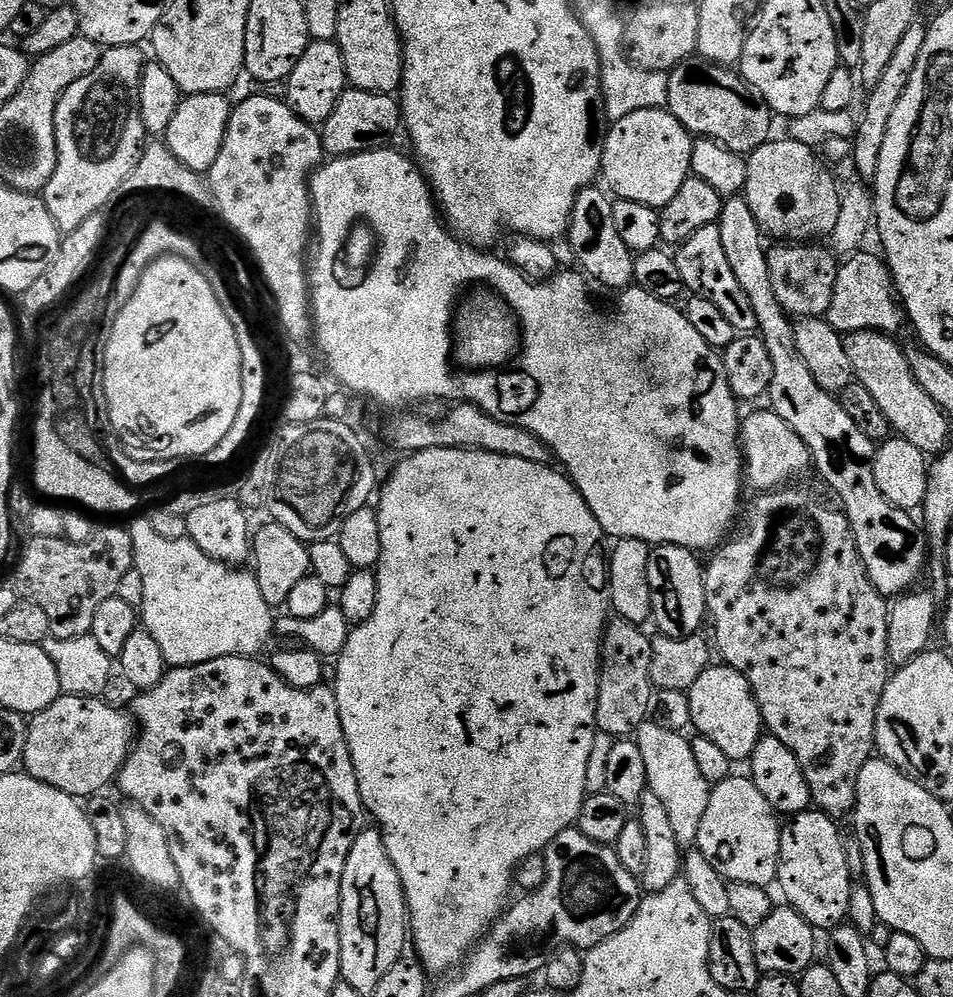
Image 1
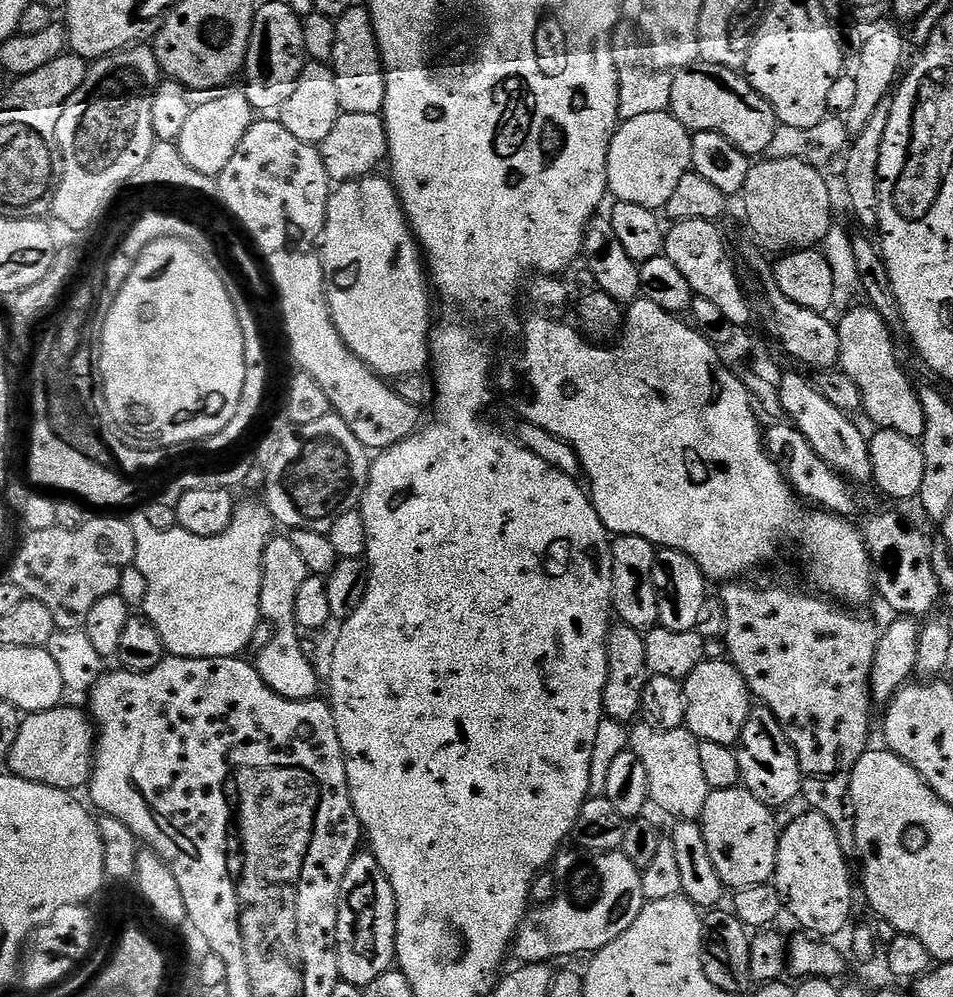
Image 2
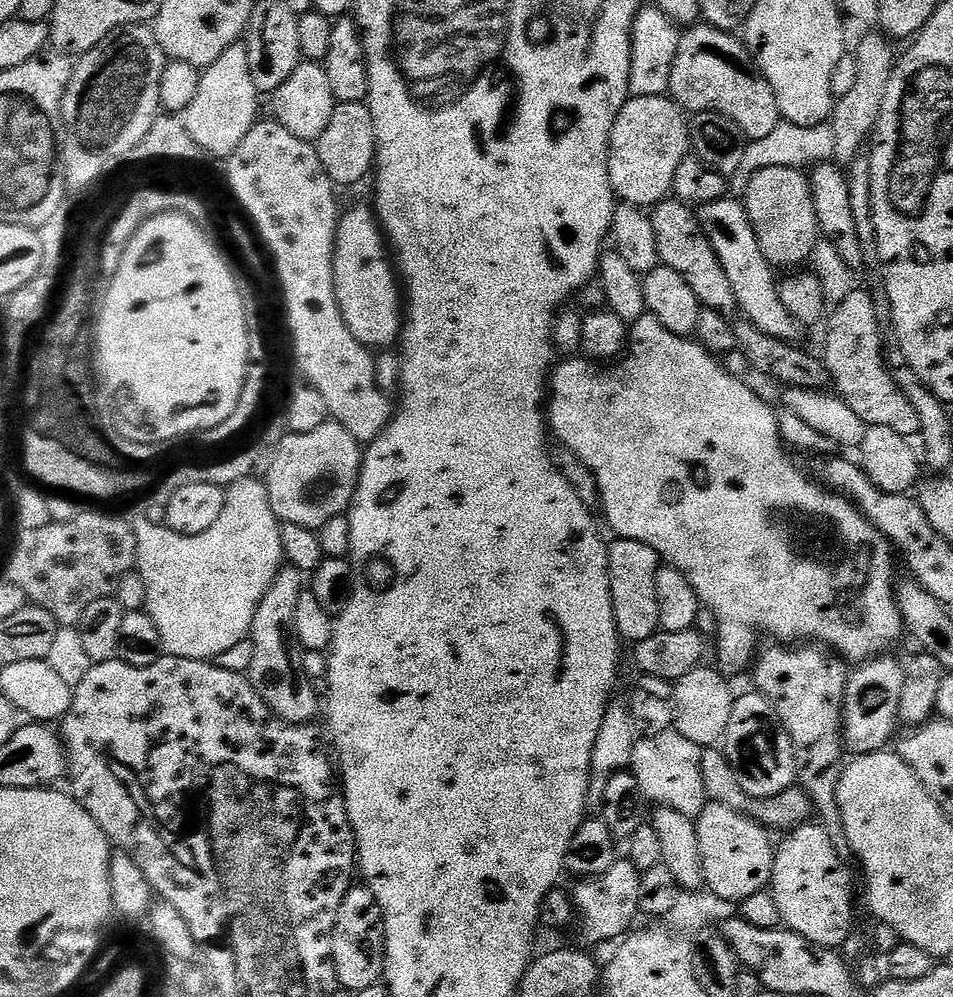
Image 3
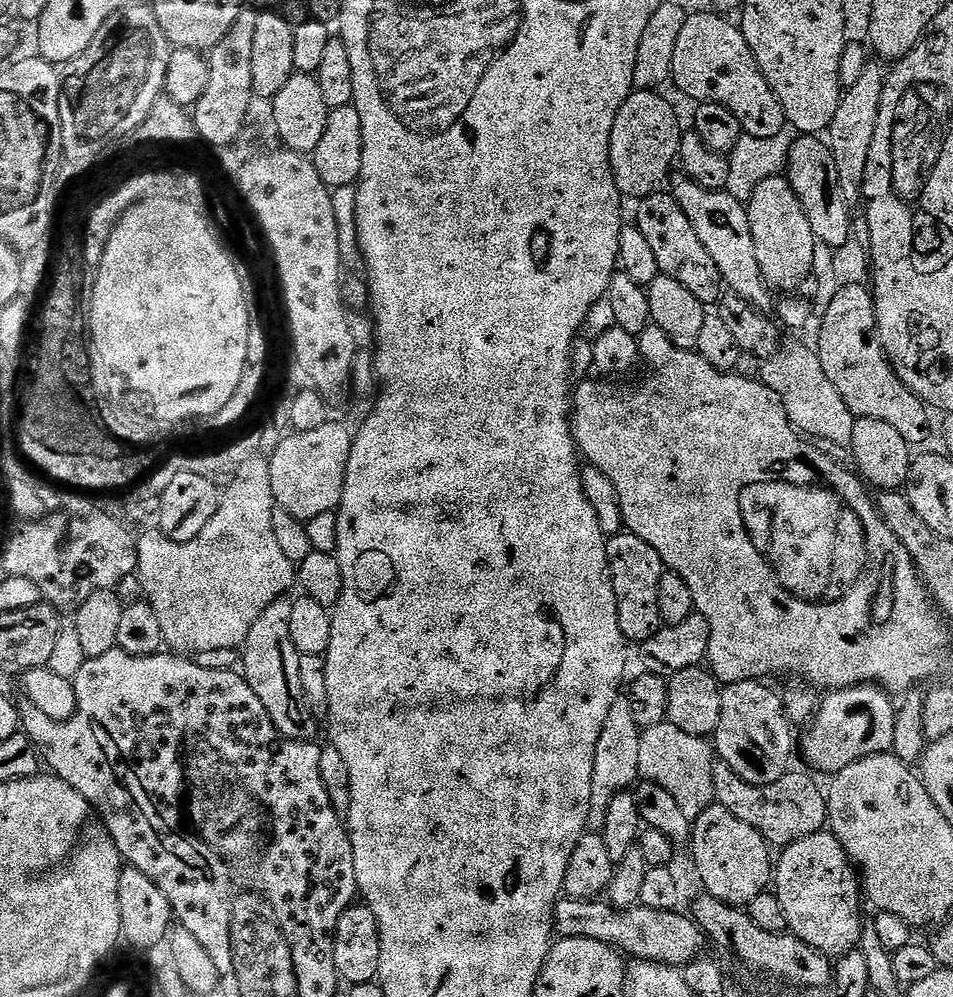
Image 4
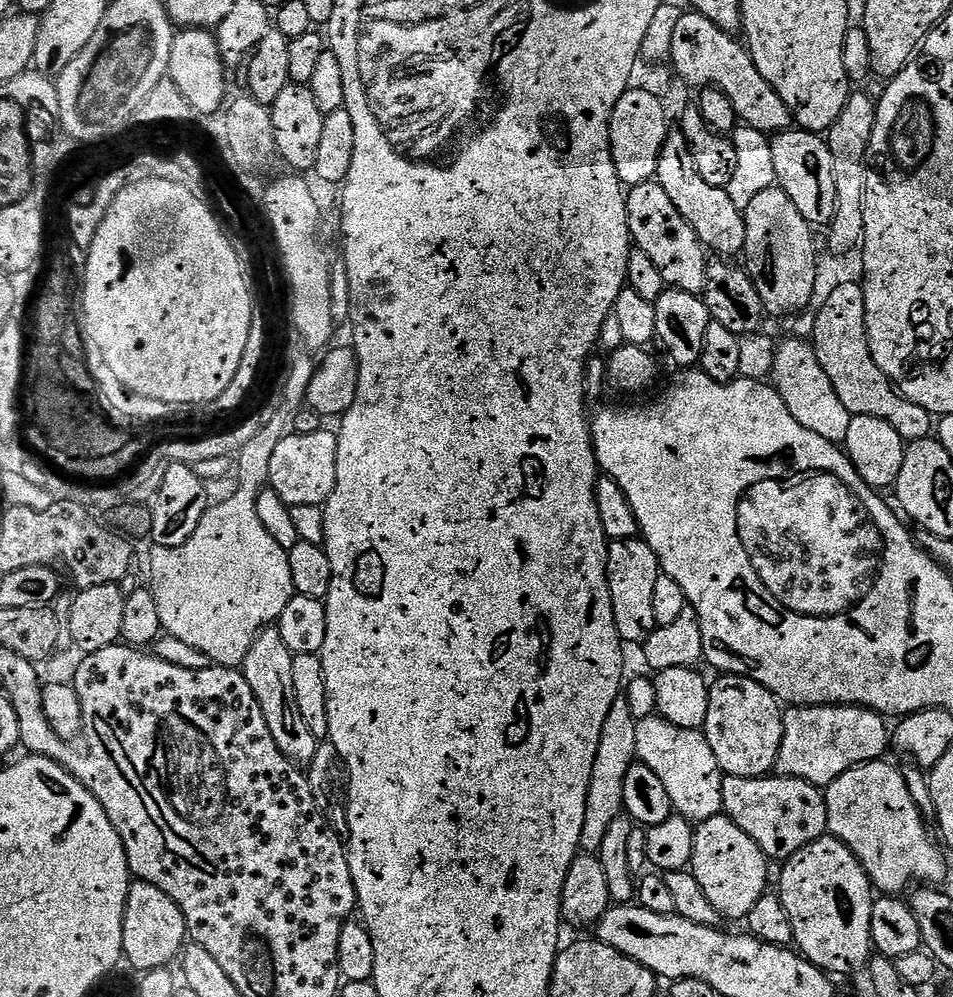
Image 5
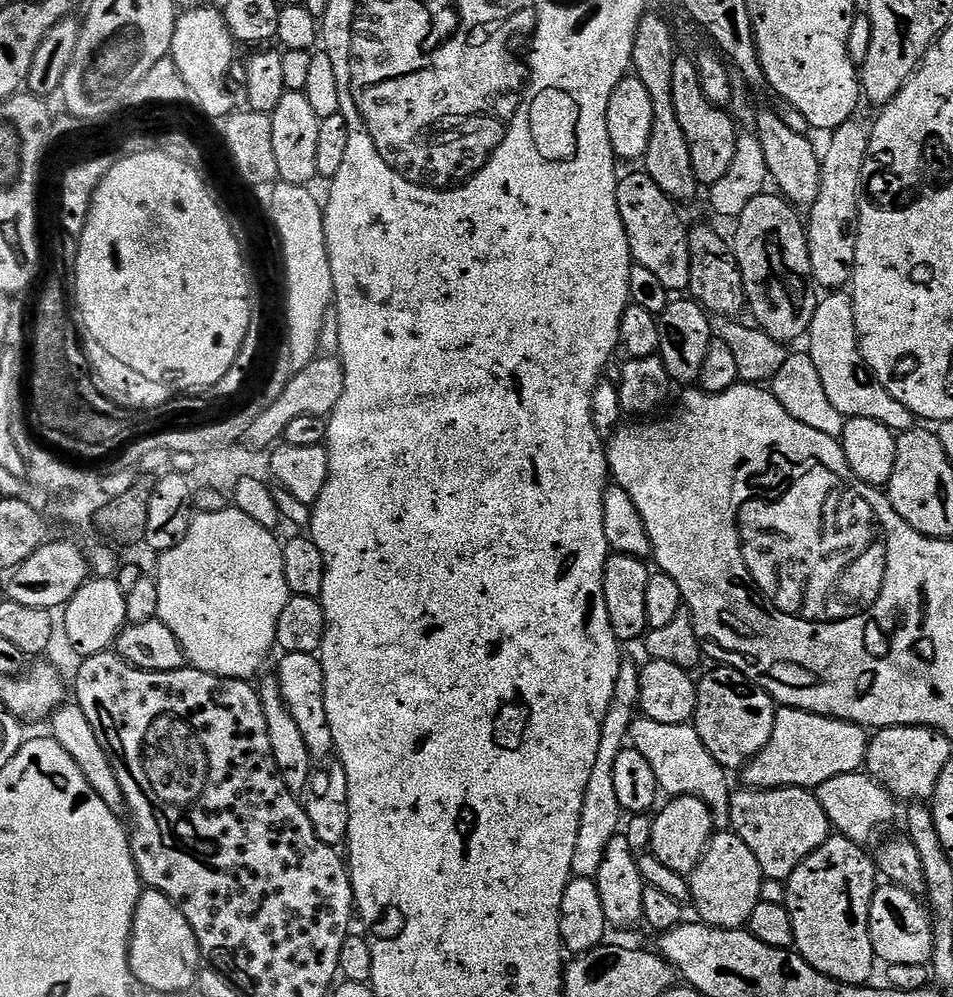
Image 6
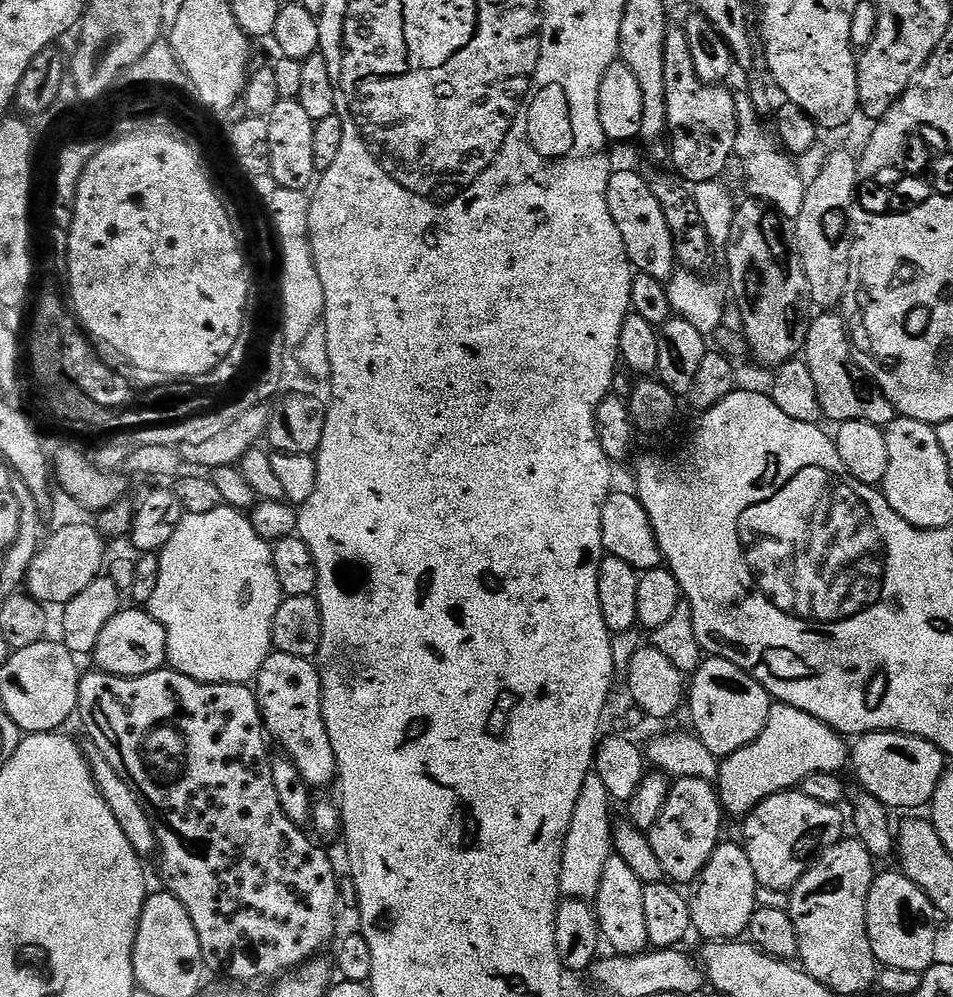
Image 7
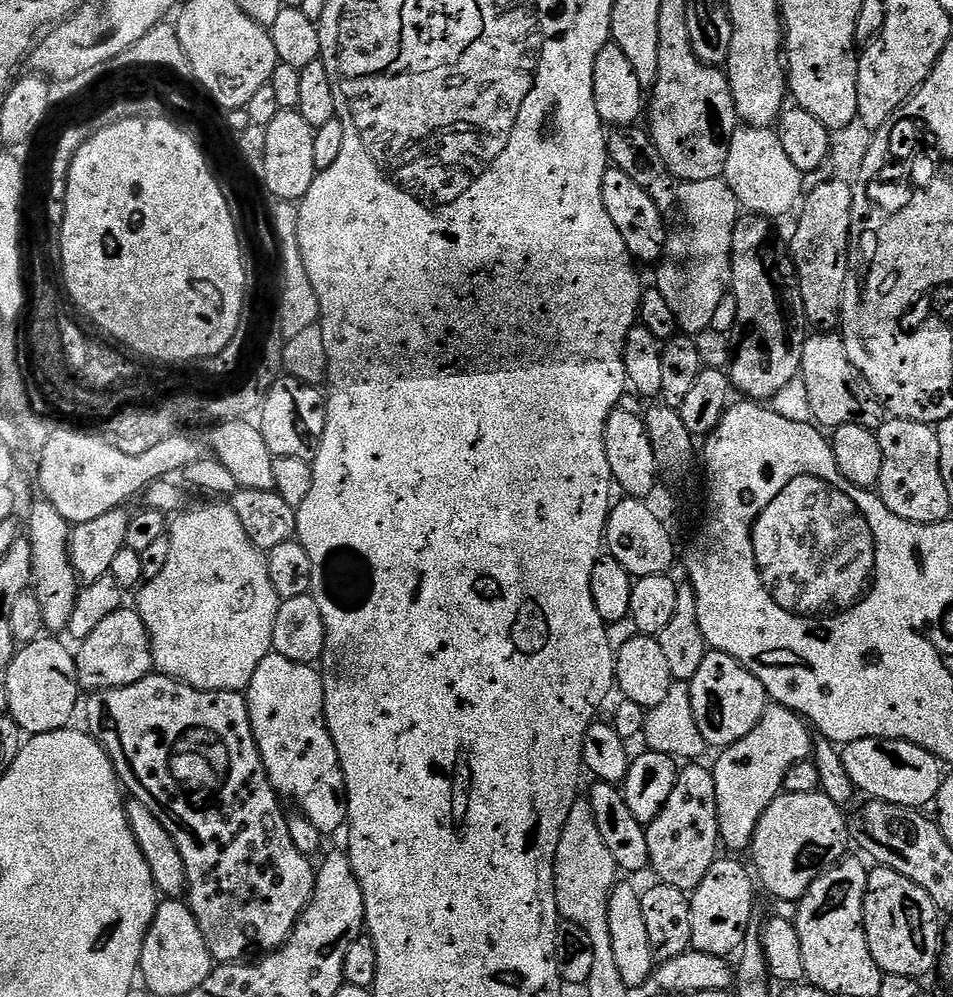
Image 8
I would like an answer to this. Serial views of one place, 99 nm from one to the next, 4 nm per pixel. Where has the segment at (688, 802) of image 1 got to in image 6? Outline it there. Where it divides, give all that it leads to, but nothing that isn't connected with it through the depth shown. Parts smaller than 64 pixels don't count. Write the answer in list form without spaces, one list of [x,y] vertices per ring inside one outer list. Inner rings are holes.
[[[636,718],[633,719],[628,731],[628,740],[631,747],[636,748],[638,754],[642,754],[642,758],[646,758],[646,762],[650,762],[650,766],[654,769],[654,778],[658,778],[661,793],[667,794],[669,797],[693,796],[706,802],[706,806],[712,812],[713,825],[720,830],[731,829],[730,798],[733,789],[728,788],[729,773],[716,761],[714,754],[710,754],[710,750],[706,750],[706,742],[702,742],[702,738],[698,738],[698,730],[691,723],[671,724],[670,722],[654,722]]]

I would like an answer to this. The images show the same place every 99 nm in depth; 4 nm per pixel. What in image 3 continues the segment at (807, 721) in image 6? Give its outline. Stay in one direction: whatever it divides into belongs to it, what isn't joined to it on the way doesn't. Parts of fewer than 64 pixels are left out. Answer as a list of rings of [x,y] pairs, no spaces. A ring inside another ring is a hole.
[[[881,654],[871,660],[865,660],[860,668],[848,677],[848,684],[844,687],[844,703],[842,705],[842,739],[853,753],[879,752],[889,747],[888,739],[892,731],[898,727],[899,699],[902,696],[902,684],[905,665],[892,657],[892,654]]]

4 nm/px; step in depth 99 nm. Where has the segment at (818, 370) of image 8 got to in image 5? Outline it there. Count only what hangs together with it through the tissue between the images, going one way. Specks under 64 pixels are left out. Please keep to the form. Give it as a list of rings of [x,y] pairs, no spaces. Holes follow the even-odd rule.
[[[859,283],[840,285],[830,298],[826,299],[826,304],[820,308],[810,343],[815,348],[831,385],[834,386],[838,400],[846,406],[852,417],[882,418],[882,422],[890,422],[890,426],[898,430],[905,442],[927,440],[933,435],[932,413],[901,396],[892,381],[886,378],[886,374],[882,374],[878,362],[874,362],[870,354],[866,334],[864,290]]]

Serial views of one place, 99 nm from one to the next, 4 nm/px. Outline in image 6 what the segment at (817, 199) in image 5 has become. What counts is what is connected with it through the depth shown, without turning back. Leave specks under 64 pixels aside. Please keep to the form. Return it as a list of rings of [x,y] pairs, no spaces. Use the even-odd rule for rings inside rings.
[[[759,110],[754,116],[754,135],[762,146],[764,160],[766,160],[769,177],[774,180],[777,188],[791,203],[810,206],[818,196],[820,189],[820,154],[808,140],[805,133],[790,130],[782,122],[777,111]]]

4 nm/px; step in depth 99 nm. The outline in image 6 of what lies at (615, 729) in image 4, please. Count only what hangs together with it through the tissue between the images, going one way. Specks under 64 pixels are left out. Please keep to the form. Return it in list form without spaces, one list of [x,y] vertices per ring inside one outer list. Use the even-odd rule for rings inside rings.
[[[628,658],[621,659],[612,705],[606,714],[606,722],[602,722],[602,742],[598,746],[598,762],[594,762],[594,770],[590,773],[590,783],[586,785],[586,794],[582,802],[582,818],[578,826],[578,846],[574,846],[573,877],[595,877],[598,866],[602,866],[606,846],[610,846],[610,838],[614,838],[621,831],[622,809],[618,802],[618,793],[614,790],[614,758],[618,758],[618,754],[626,746],[628,731],[639,702],[640,674],[637,665],[632,665]]]

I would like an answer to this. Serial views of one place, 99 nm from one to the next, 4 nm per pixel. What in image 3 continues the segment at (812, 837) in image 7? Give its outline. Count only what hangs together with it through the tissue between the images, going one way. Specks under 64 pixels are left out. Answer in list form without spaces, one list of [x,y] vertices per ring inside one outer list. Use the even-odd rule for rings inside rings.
[[[716,746],[705,747],[702,751],[702,782],[704,783],[704,794],[709,801],[719,802],[743,812],[745,816],[751,816],[752,819],[757,820],[769,830],[798,828],[802,824],[809,823],[814,812],[812,800],[799,786],[787,788],[782,790],[780,794],[774,794],[761,800],[748,796],[746,790],[742,790],[742,786],[738,782],[738,774],[734,774],[734,770],[728,759],[724,757],[723,751]]]

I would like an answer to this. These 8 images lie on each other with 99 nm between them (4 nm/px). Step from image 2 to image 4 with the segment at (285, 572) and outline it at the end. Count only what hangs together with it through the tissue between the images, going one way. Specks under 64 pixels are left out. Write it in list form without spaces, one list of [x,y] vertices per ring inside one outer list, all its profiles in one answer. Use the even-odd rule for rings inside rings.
[[[281,598],[274,601],[250,626],[250,634],[242,645],[242,675],[244,681],[258,694],[270,722],[276,730],[291,740],[315,741],[317,717],[312,714],[312,707],[306,702],[302,690],[302,674],[298,674],[301,654],[290,638],[290,610],[292,600]]]

